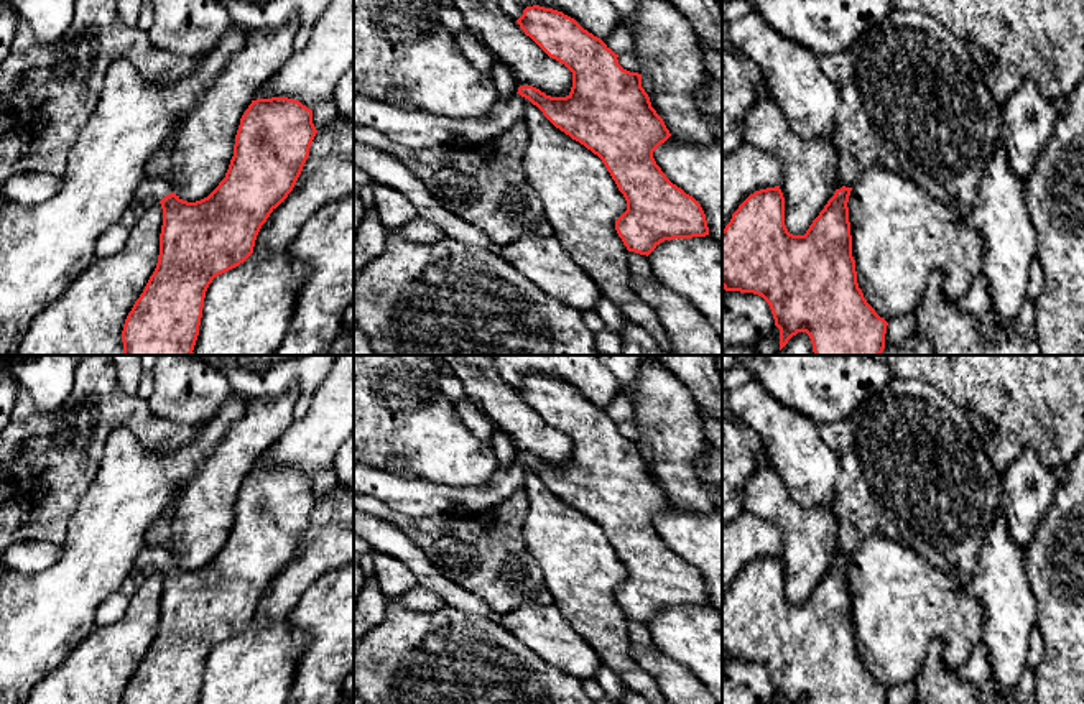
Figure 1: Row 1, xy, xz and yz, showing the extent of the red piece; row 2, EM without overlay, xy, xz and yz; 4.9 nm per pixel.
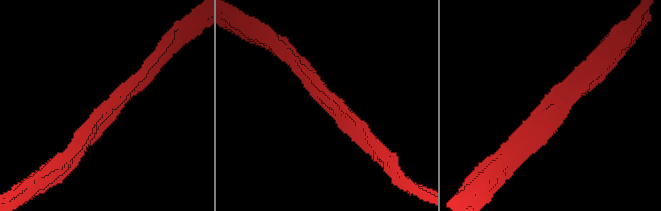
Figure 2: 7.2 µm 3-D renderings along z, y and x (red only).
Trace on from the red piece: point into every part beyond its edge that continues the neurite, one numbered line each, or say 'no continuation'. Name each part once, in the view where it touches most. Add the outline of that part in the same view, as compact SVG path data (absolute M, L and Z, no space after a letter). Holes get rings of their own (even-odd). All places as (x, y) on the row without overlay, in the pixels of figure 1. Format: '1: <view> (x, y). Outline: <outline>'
1: xy (150, 560). Outline: M145 548L135 559L133 569L140 571L143 577L158 572L164 564L173 561L173 553L164 548Z

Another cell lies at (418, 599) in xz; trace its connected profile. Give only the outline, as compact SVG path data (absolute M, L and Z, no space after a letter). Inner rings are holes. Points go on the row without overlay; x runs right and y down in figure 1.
M419 584L403 594L396 602L413 612L434 612L446 605L442 597Z

